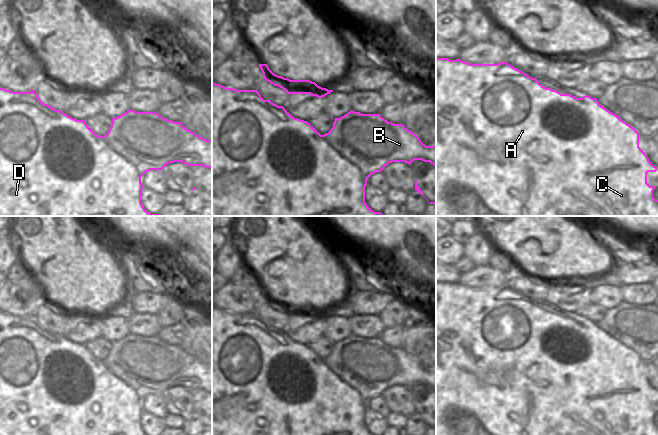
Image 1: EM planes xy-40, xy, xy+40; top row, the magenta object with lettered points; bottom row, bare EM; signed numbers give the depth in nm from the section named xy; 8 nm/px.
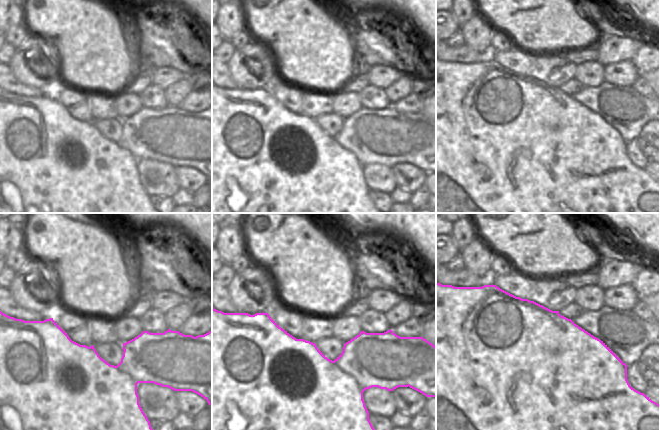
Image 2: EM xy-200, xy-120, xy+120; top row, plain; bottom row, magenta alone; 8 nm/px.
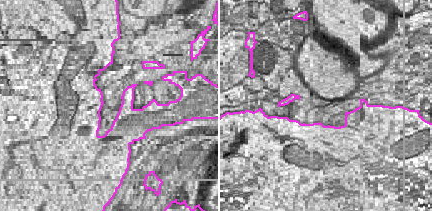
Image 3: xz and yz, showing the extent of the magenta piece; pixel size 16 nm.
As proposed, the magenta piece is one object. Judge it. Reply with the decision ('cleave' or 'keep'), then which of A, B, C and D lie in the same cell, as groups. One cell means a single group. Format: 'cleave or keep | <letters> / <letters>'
cleave | A C D / B

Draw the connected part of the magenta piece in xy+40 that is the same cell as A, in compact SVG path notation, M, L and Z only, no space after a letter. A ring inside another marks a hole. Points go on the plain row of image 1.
M436 282L436 435L658 435L658 424L653 421L655 411L647 407L647 398L644 398L640 402L637 401L637 391L634 386L614 386L610 378L603 383L602 388L593 385L591 352L585 349L582 341L576 343L579 347L579 354L576 357L570 356L566 360L559 361L547 353L543 337L554 330L558 330L560 321L560 316L542 310L536 302L528 300L506 286L498 288L470 288L459 282L456 284ZM576 358L578 360L586 359L587 363L580 368L577 366Z

